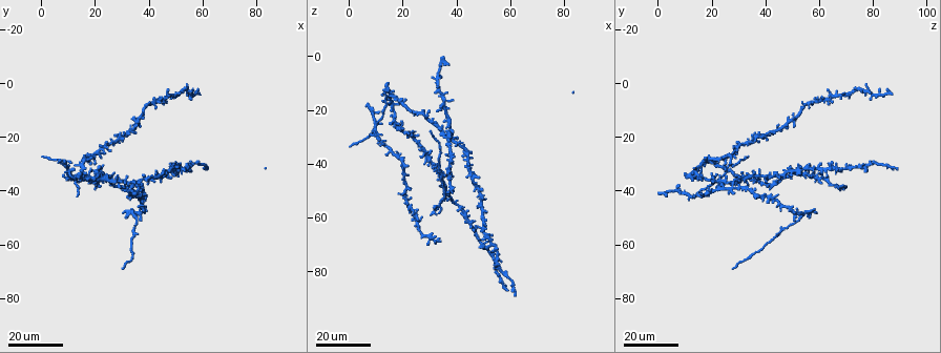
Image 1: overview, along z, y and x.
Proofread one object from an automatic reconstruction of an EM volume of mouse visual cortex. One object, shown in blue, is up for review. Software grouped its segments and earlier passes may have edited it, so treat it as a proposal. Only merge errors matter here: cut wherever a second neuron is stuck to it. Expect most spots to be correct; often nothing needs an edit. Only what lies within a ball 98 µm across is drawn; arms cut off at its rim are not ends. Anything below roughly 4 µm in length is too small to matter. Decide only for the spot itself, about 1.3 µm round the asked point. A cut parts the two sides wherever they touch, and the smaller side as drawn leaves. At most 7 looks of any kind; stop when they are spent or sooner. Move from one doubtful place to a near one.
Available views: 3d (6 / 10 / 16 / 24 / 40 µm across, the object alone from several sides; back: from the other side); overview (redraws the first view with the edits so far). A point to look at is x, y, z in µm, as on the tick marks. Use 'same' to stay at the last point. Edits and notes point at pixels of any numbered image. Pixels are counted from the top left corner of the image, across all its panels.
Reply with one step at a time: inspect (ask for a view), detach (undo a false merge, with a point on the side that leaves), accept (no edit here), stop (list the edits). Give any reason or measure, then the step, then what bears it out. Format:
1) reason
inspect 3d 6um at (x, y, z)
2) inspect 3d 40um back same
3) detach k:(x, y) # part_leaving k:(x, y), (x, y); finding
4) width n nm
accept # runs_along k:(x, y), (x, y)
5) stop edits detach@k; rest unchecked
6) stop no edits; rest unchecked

looks like a crossing
inspect 3d 24um at (45, 35, 36)

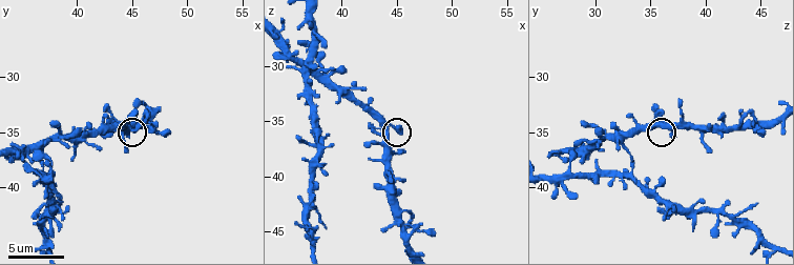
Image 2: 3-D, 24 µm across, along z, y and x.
inspect 3d 6um at (44.2, 34.4, 35.8)

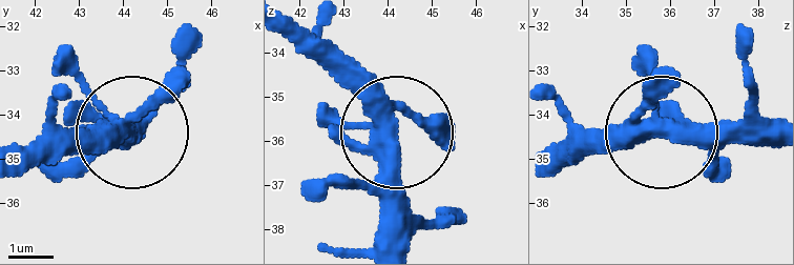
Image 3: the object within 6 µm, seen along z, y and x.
arms 4
accept # runs_along 3:(23, 175), (136, 134), (188, 58); continuous, no second neuron

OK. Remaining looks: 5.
four-way junction
inspect 3d 16um at (21, 32, 50)

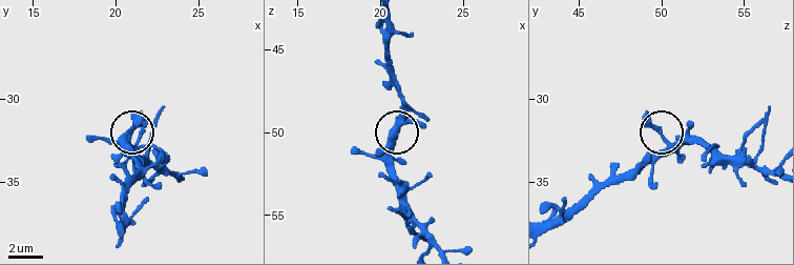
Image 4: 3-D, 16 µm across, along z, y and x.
zoom in
inspect 3d 10um at (20.6, 32.4, 50.4)

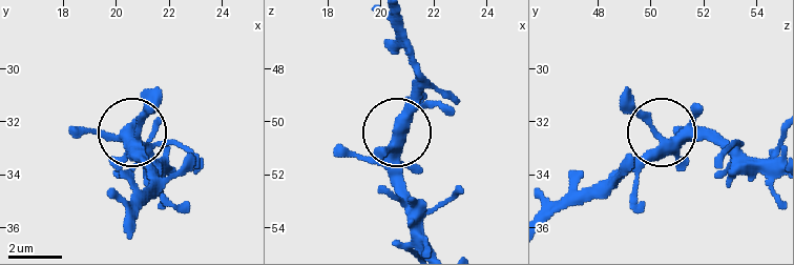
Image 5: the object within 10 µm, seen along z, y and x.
accept # runs_along 5:(128, 226), (149, 181), (136, 125), (155, 86); one neuron here

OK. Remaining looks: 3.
looks like a crossing
inspect 3d 24um at (21, 34, 55)

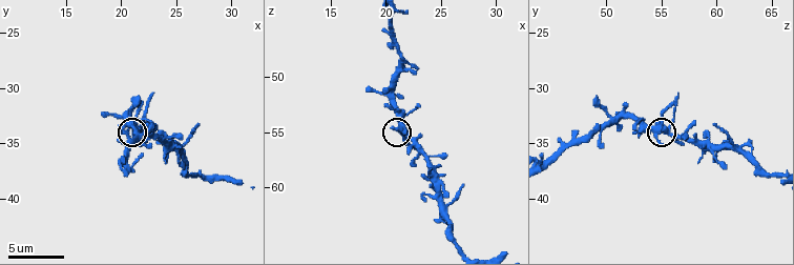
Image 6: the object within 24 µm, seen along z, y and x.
inspect 3d 10um at (22.0, 33.6, 55.4)

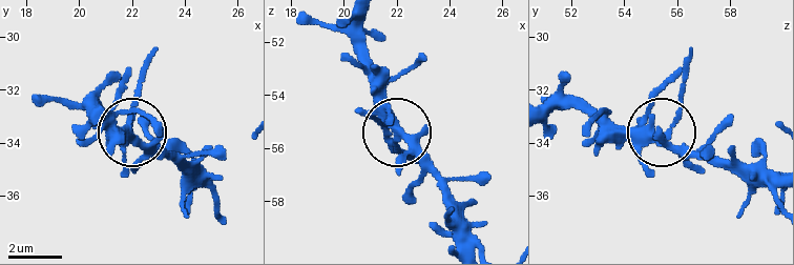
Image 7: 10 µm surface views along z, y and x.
inspect 3d 10um back at (22.1, 33.7, 55.6)

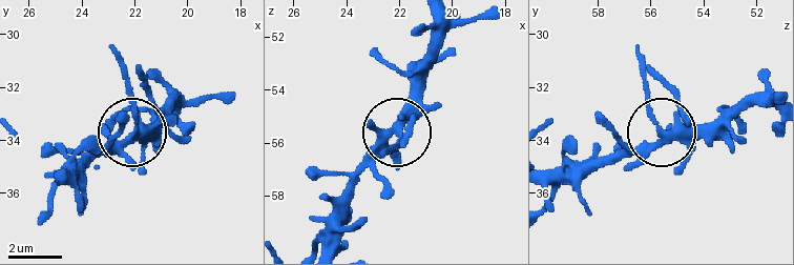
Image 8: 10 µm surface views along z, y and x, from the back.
accept # all the same neuron

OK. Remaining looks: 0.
stop no edits; rest unchecked

